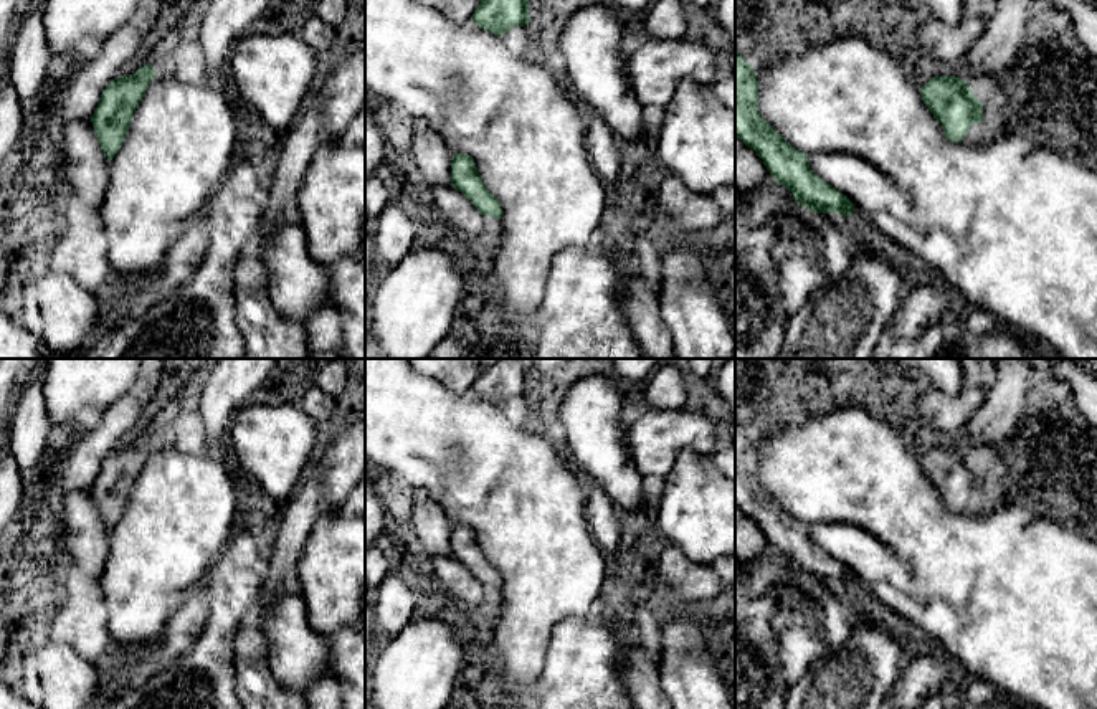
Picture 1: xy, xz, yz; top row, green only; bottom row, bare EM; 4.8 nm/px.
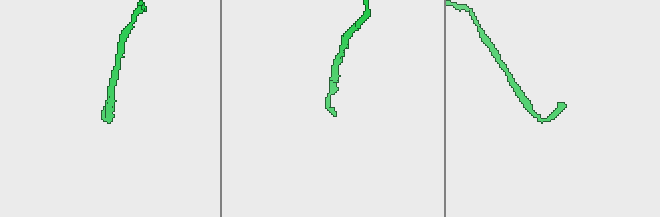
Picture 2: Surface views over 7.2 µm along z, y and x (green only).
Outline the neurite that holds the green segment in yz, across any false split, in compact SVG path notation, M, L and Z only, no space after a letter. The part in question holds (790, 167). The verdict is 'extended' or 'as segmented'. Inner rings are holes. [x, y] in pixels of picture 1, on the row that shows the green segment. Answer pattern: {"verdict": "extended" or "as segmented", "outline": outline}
{"verdict": "as segmented", "outline": "M735 50L735 136L763 160L796 203L814 213L851 217L854 205L819 178L805 152L790 145L758 112L757 71Z"}

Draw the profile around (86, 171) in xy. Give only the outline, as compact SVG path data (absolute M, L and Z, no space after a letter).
M91 117L64 124L59 147L64 157L64 187L91 212L102 205L111 178Z

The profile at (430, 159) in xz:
M425 119L415 121L410 167L420 185L451 185L451 162L454 154L441 136Z

